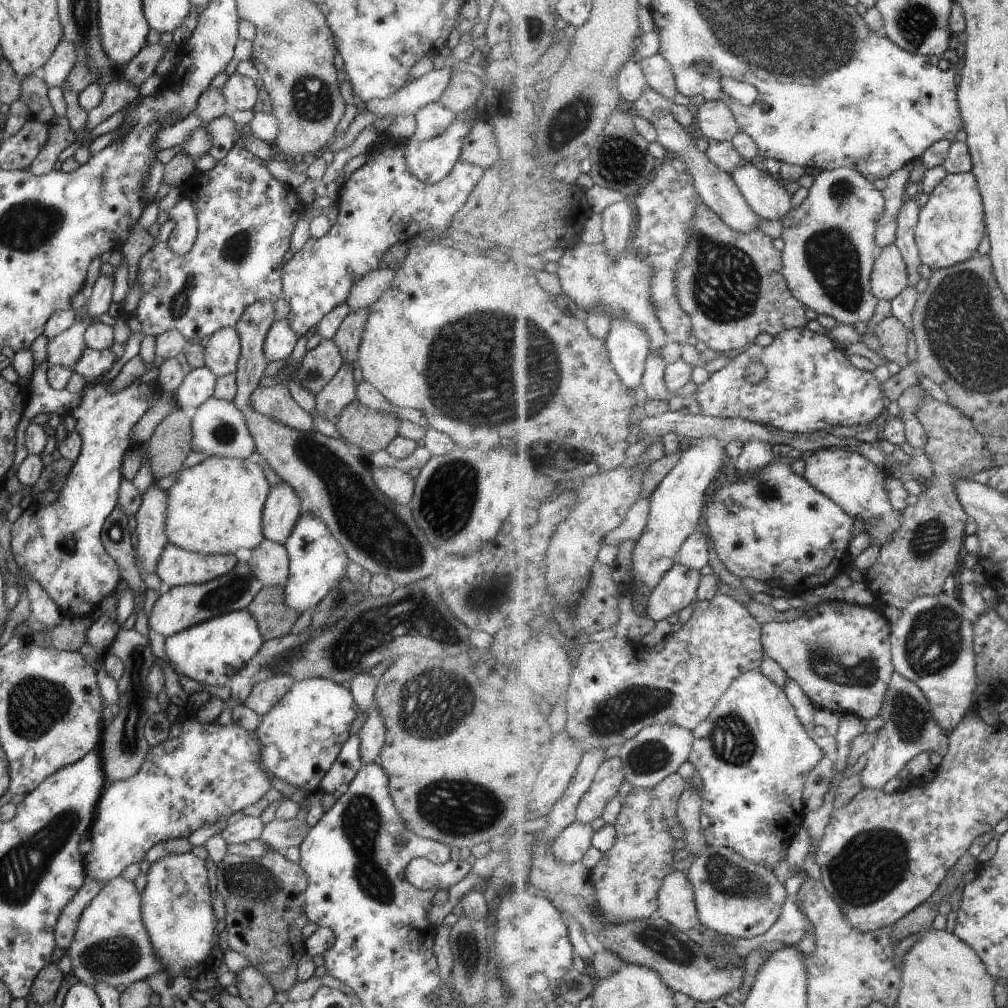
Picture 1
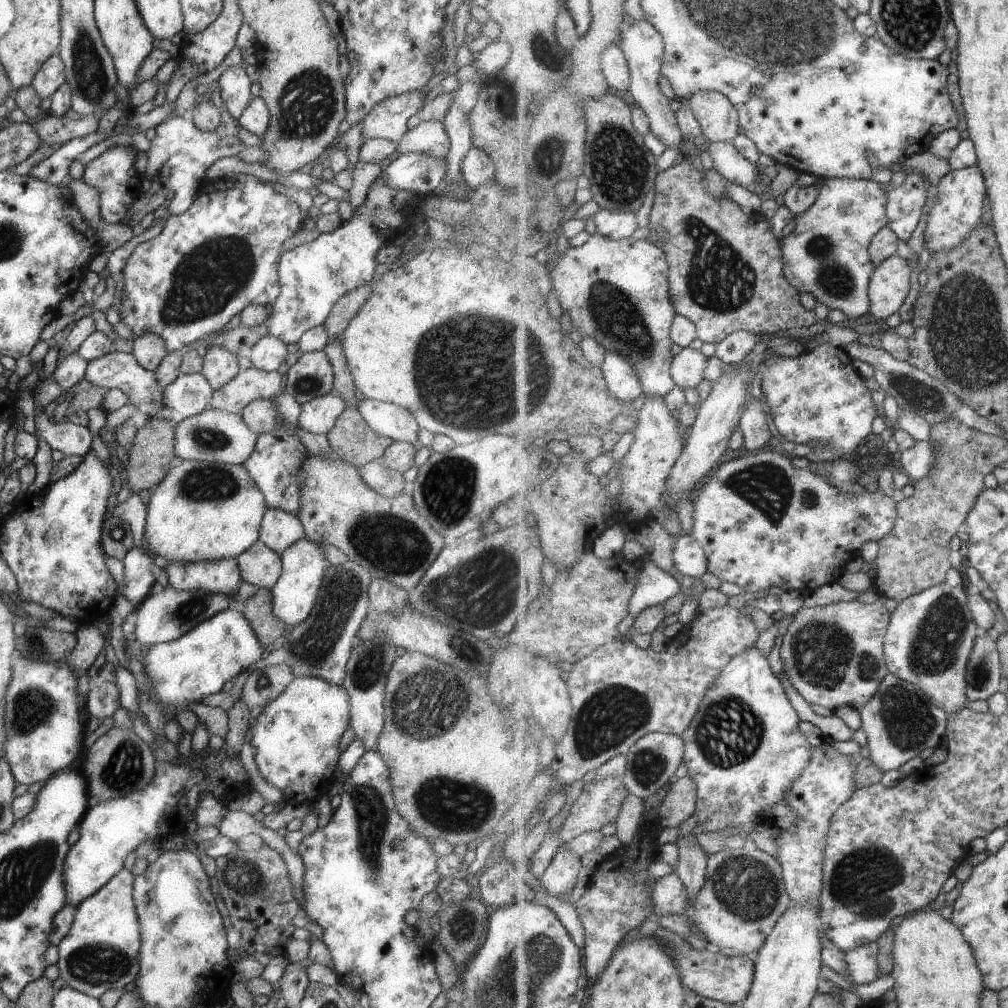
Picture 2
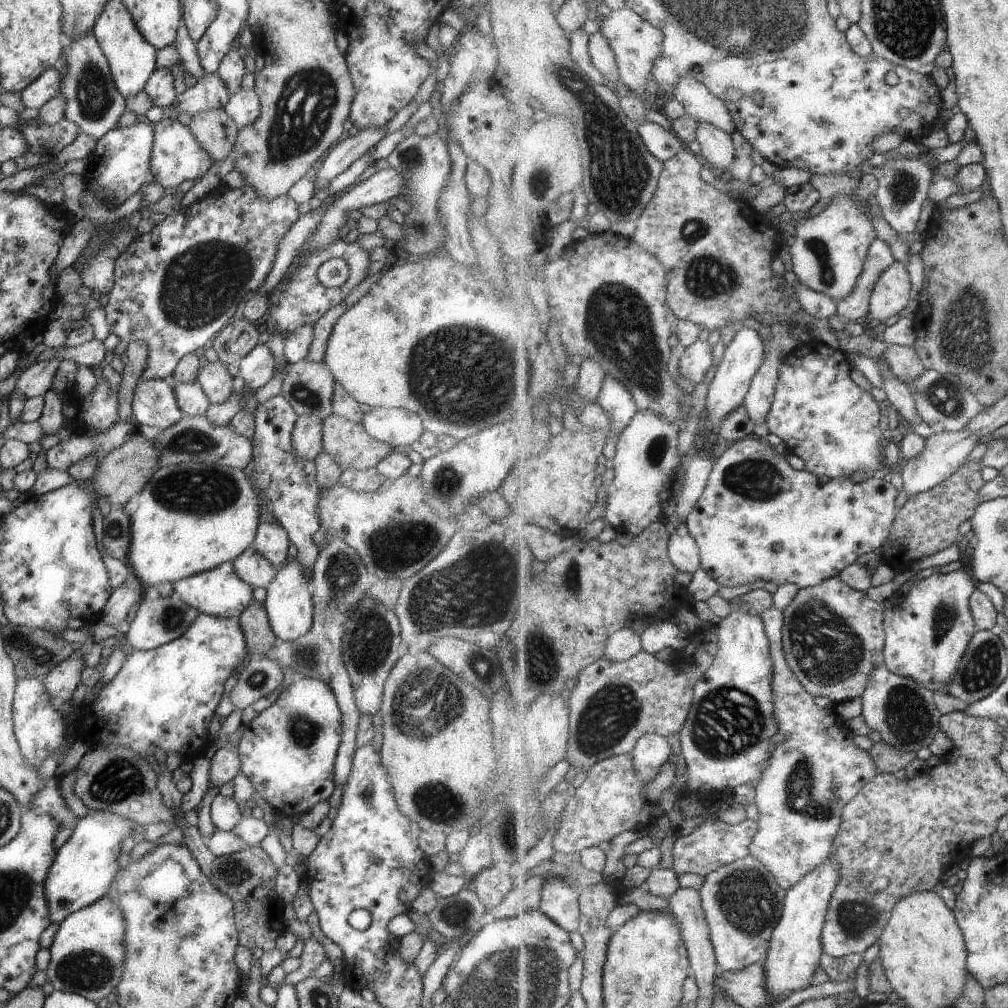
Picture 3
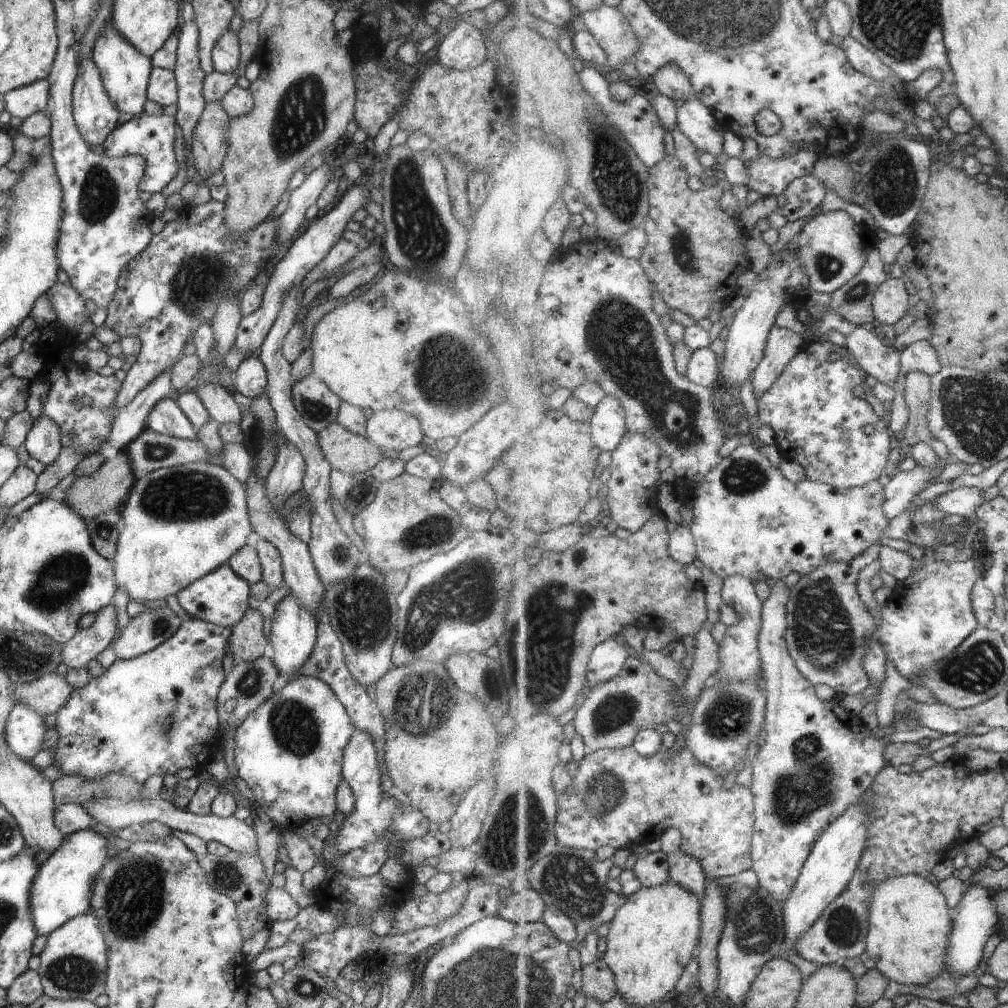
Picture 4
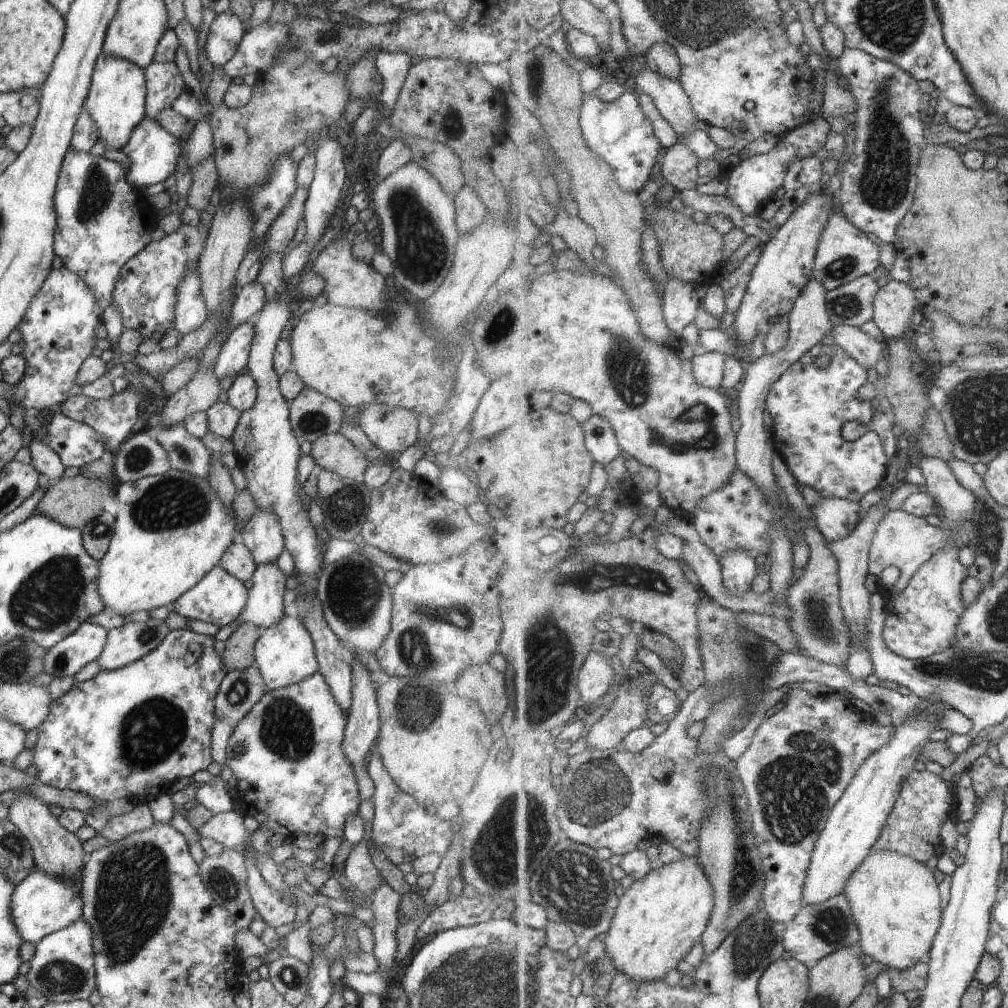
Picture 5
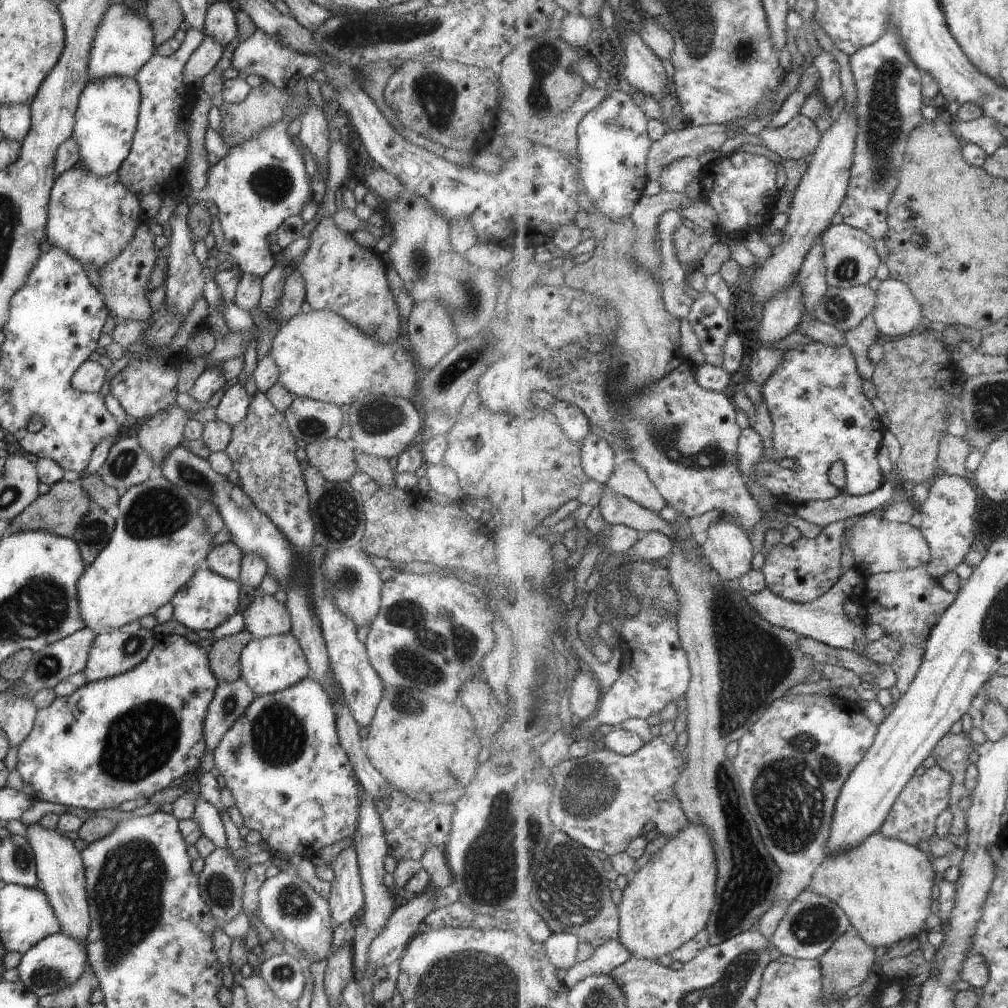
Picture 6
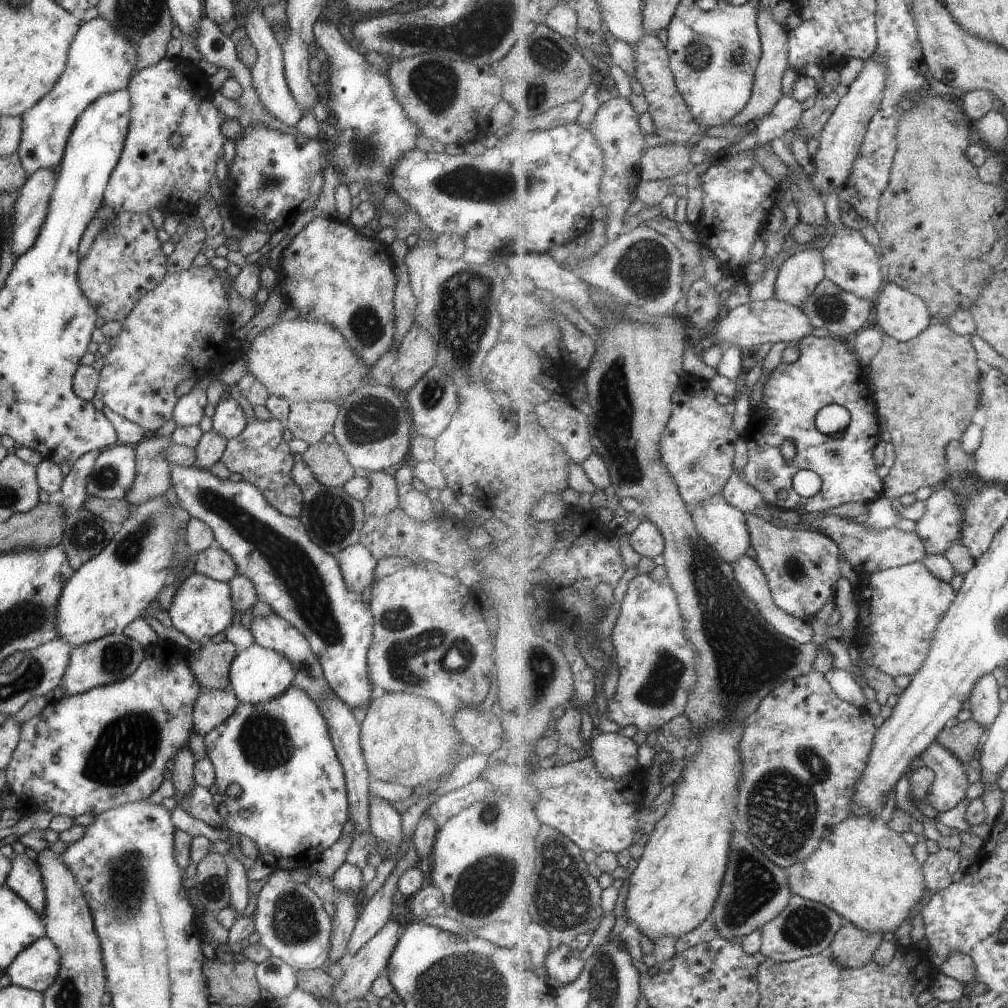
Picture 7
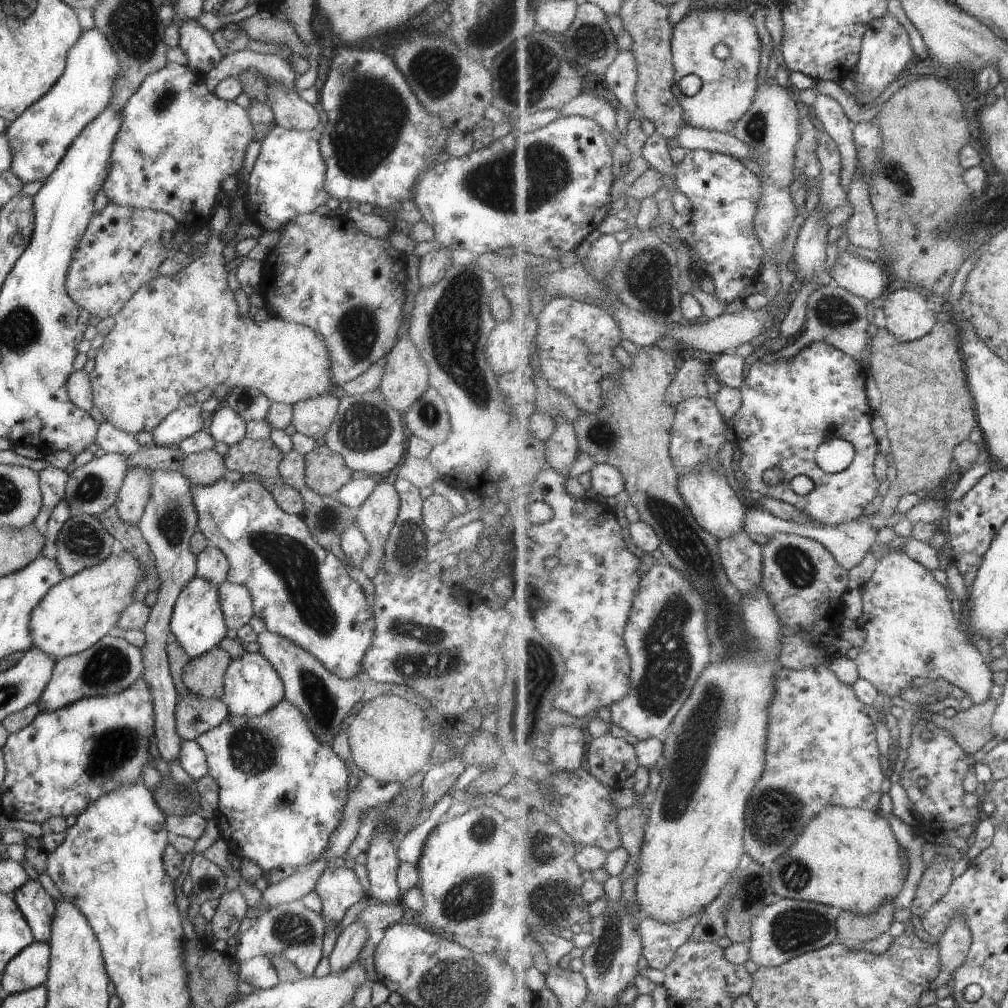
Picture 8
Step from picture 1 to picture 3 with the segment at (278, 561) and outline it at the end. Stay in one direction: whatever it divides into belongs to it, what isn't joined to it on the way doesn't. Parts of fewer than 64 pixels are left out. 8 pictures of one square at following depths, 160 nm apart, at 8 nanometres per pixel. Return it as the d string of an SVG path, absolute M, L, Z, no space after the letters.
M251 545L247 546L232 561L232 566L237 577L245 584L249 584L253 589L258 587L265 589L277 572L277 568L271 566Z

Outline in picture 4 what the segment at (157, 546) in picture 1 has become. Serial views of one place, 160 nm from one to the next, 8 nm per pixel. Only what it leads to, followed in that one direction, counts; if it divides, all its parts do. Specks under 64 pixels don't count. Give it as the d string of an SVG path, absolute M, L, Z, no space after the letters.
M103 606L96 613L95 620L91 626L78 630L69 640L63 644L61 650L61 663L68 669L79 669L95 659L97 654L107 648L117 631L116 610L111 606Z

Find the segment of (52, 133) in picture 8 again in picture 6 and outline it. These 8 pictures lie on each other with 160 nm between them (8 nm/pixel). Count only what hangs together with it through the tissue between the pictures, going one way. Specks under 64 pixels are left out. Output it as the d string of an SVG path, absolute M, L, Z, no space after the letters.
M116 3L108 6L101 17L88 56L88 81L104 76L134 78L137 71L154 52L154 34L150 22L137 13L132 13L127 5Z

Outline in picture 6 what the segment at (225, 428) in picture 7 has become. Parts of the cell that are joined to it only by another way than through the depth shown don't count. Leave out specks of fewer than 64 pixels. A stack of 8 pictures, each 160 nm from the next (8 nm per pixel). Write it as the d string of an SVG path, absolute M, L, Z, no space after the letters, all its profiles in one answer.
M235 383L225 390L215 409L217 419L225 421L232 427L245 418L247 407L250 403L250 395L247 394L246 387Z

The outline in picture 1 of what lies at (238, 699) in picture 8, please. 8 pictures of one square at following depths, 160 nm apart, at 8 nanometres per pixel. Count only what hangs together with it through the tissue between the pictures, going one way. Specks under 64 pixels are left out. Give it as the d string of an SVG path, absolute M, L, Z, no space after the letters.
M300 514L283 546L288 558L289 572L282 586L283 604L289 610L302 614L317 605L335 586L335 582L339 582L346 575L345 566L348 559L339 542L329 534L327 526L311 514Z

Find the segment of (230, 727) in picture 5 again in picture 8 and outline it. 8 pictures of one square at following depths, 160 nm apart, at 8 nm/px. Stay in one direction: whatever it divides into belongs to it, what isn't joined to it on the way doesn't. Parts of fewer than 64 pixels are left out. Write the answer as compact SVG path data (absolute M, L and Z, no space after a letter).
M190 692L176 701L175 728L183 741L193 741L228 715L227 705L220 698L206 699Z

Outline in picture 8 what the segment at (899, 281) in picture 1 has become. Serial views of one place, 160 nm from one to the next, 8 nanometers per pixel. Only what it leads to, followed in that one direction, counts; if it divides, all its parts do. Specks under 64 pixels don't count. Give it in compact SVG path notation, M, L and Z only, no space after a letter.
M908 289L893 291L881 304L885 328L902 343L927 336L937 323L935 311L930 308L931 301L924 298L923 292Z

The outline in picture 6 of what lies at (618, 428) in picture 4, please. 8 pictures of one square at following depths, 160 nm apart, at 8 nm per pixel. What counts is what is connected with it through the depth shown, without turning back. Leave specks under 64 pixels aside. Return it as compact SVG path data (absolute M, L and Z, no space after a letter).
M590 430L582 442L582 463L591 479L606 485L615 472L619 457L613 453L611 443Z

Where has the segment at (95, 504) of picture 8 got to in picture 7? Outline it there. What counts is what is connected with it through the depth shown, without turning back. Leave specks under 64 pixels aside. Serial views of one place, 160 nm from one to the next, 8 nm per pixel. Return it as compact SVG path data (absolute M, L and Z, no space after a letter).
M114 444L99 453L86 482L86 496L123 499L135 476L135 453L129 445Z

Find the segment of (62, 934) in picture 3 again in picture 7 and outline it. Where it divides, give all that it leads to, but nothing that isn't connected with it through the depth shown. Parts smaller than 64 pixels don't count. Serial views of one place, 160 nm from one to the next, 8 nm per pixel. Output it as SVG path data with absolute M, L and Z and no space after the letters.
M43 936L24 948L6 966L11 985L43 992L58 976L60 956L52 940Z

